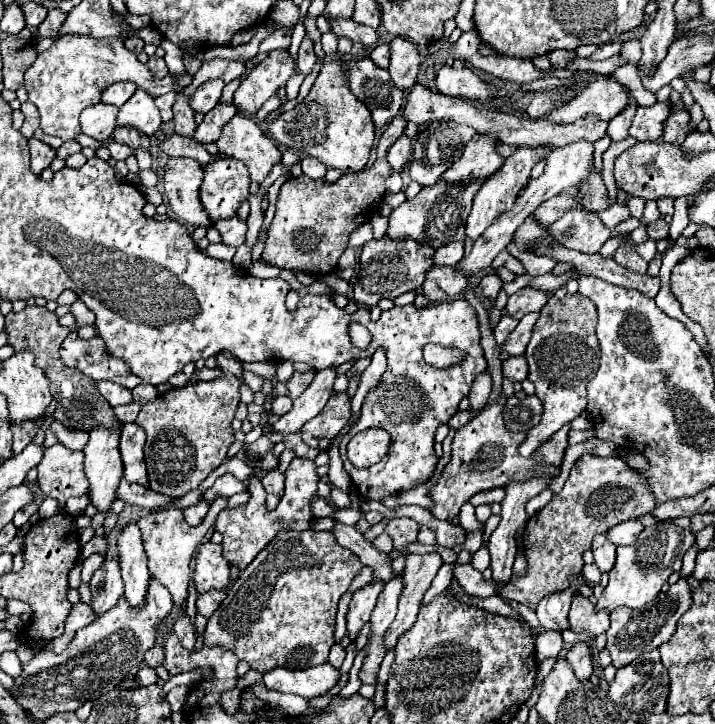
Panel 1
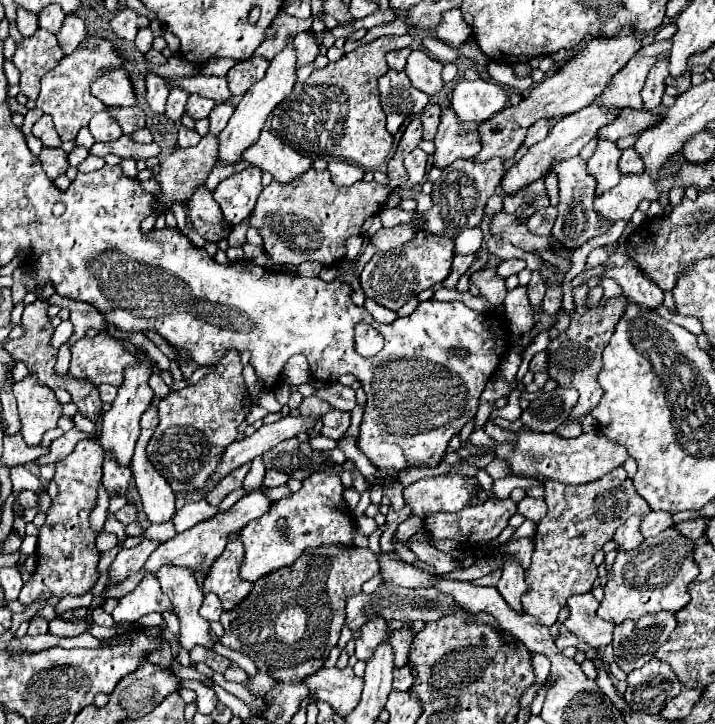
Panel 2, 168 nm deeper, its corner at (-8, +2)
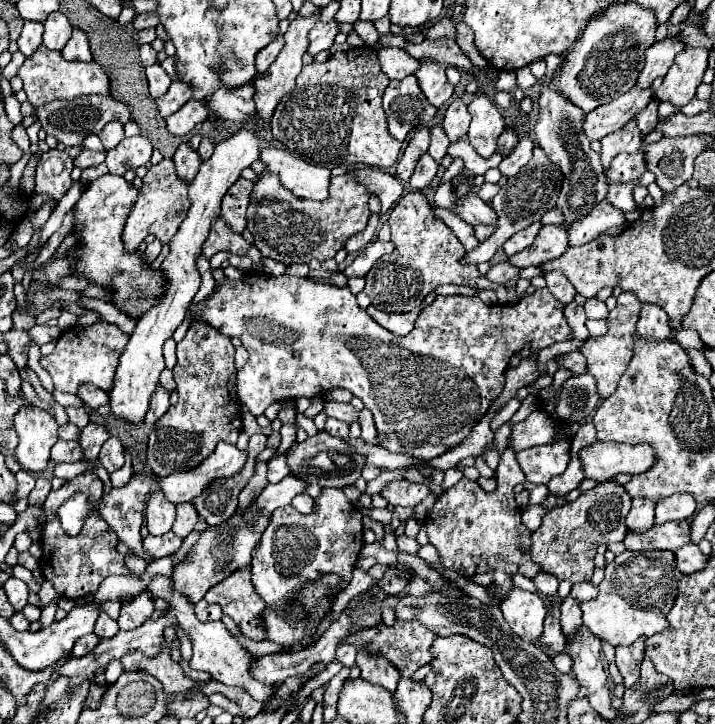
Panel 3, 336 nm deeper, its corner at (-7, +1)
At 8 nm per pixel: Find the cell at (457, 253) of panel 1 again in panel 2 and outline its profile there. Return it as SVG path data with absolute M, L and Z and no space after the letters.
M464 230L460 236L454 240L454 252L456 254L474 254L480 248L482 242L482 230Z

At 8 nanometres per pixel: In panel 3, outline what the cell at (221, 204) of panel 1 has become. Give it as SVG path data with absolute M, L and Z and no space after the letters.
M241 179L237 185L229 189L229 193L223 197L223 203L221 203L221 219L237 233L243 233L247 225L245 211L247 211L251 189L247 189L245 185L247 181Z

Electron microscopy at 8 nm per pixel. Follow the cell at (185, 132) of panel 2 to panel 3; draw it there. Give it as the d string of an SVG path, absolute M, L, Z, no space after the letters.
M181 143L177 147L177 153L173 157L173 163L175 163L175 169L177 169L177 177L185 183L191 183L199 171L199 165L201 165L201 159L199 159L199 153L193 151L187 143Z

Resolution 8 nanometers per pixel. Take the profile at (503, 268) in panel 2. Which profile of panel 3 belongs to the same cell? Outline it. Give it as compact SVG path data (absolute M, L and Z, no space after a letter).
M543 225L539 229L539 235L535 237L533 245L523 249L519 255L513 255L509 261L517 267L529 267L529 265L541 265L547 261L557 259L567 251L567 231L559 225Z

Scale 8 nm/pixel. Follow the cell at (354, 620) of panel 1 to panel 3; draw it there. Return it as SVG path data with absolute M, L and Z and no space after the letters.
M357 655L357 667L361 669L361 677L373 685L381 685L387 691L395 691L399 683L399 671L387 663L387 659L371 659L371 655Z

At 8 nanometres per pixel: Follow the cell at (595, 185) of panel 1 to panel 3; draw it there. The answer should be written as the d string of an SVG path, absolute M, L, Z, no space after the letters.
M631 119L623 129L601 139L601 163L603 167L607 167L607 163L611 163L615 155L635 153L639 149L641 149L641 131L635 119Z

